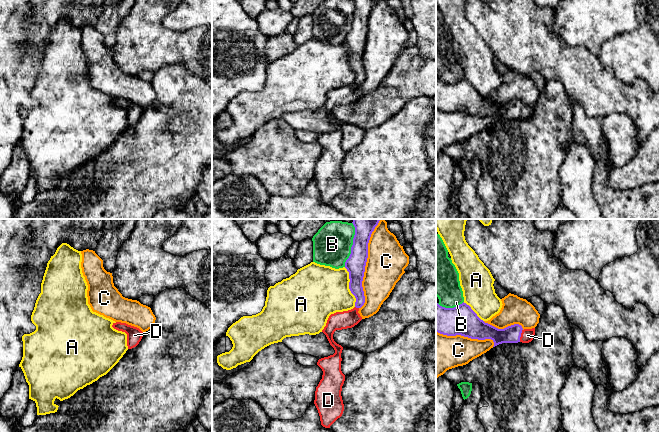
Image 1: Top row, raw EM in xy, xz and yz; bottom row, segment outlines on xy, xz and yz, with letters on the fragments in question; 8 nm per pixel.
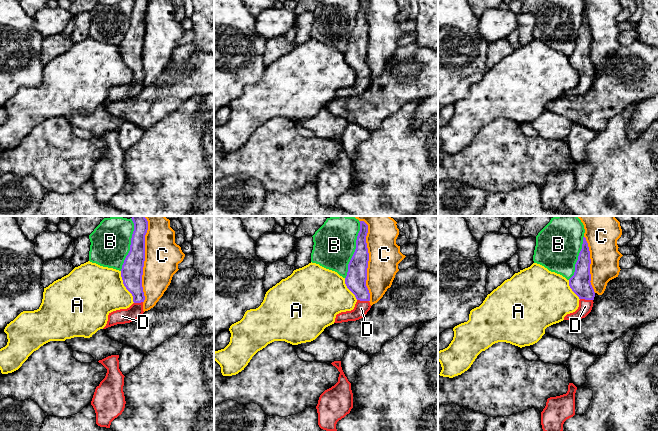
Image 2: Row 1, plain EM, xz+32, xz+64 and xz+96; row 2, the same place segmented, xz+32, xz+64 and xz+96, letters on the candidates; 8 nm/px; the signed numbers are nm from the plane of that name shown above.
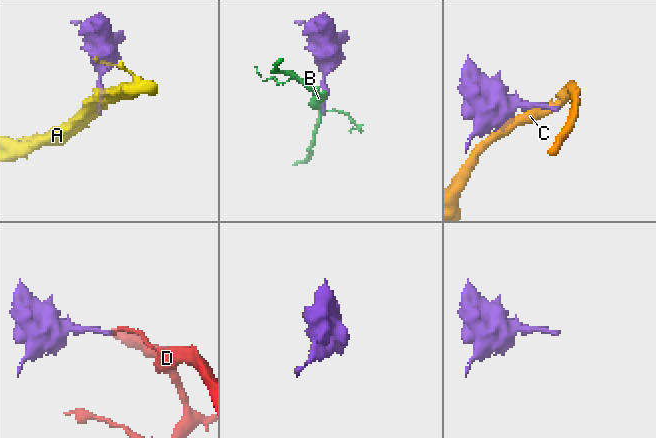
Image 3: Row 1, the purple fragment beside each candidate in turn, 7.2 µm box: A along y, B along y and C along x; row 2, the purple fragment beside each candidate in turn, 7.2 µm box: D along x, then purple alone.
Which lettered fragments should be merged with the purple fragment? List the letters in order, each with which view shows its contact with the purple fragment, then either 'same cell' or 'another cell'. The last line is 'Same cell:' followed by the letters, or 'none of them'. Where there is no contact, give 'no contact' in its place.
A: xz | another cell
B: xz | another cell
C: xz | another cell
D: yz | same cell
Same cell: D

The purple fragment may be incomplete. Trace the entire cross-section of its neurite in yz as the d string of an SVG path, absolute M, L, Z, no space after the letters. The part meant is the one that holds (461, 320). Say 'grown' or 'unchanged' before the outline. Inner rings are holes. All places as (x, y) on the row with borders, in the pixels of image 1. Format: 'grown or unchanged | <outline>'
grown | M436 303L436 332L447 335L461 335L471 339L491 339L494 346L502 343L529 343L535 335L535 328L523 329L514 324L498 329L481 320L466 303L454 308L445 308Z

